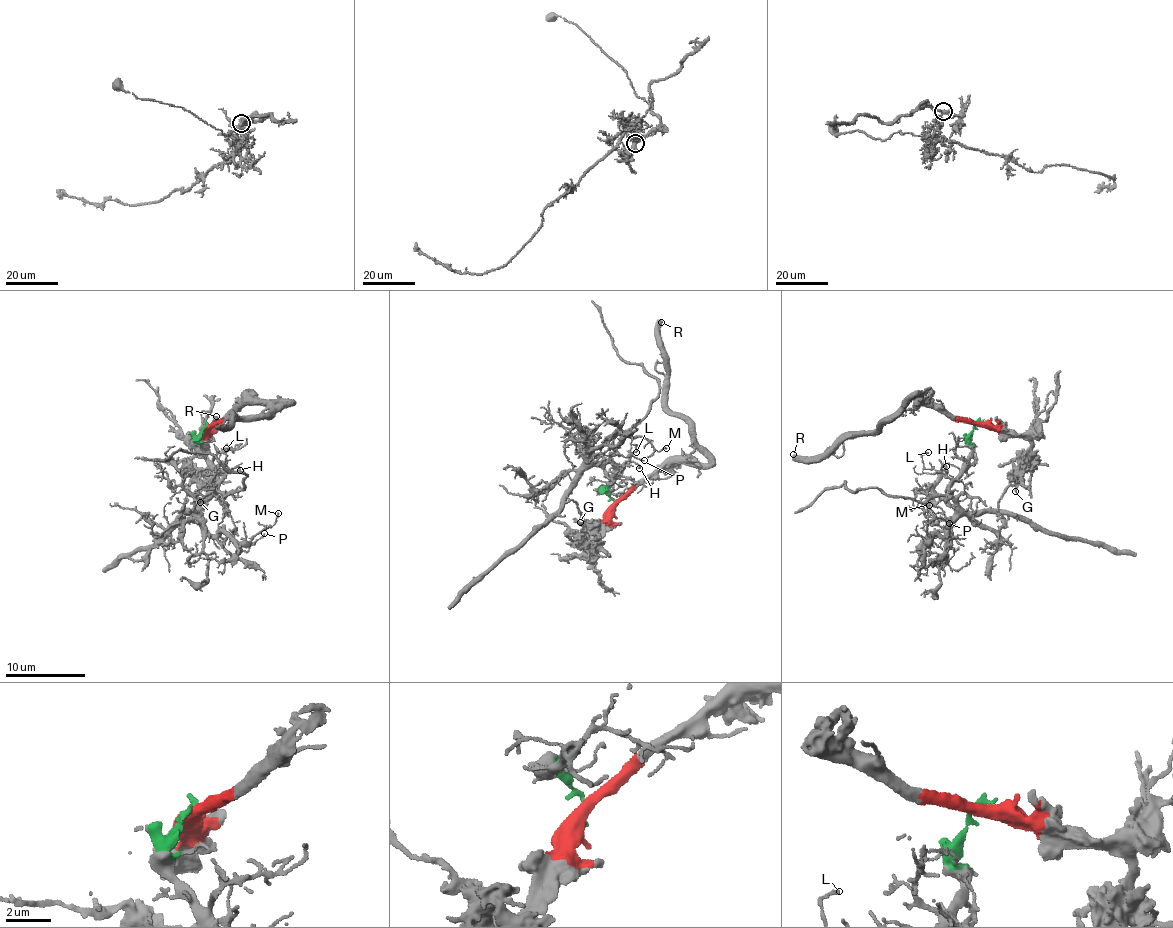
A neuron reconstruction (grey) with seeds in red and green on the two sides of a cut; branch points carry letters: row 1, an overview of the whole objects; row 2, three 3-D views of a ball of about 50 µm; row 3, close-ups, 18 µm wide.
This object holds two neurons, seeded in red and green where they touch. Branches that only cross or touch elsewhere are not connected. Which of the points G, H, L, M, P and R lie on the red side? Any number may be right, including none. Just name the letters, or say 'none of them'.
G, R

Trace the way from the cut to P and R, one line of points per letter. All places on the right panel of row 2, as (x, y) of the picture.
P: (977, 422), (968, 466), (950, 488), (956, 513), (943, 549), (945, 553), (952, 542), (949, 523)
R: (977, 422), (954, 418), (918, 401), (907, 410), (896, 411), (871, 432), (844, 434), (823, 454), (793, 455)

